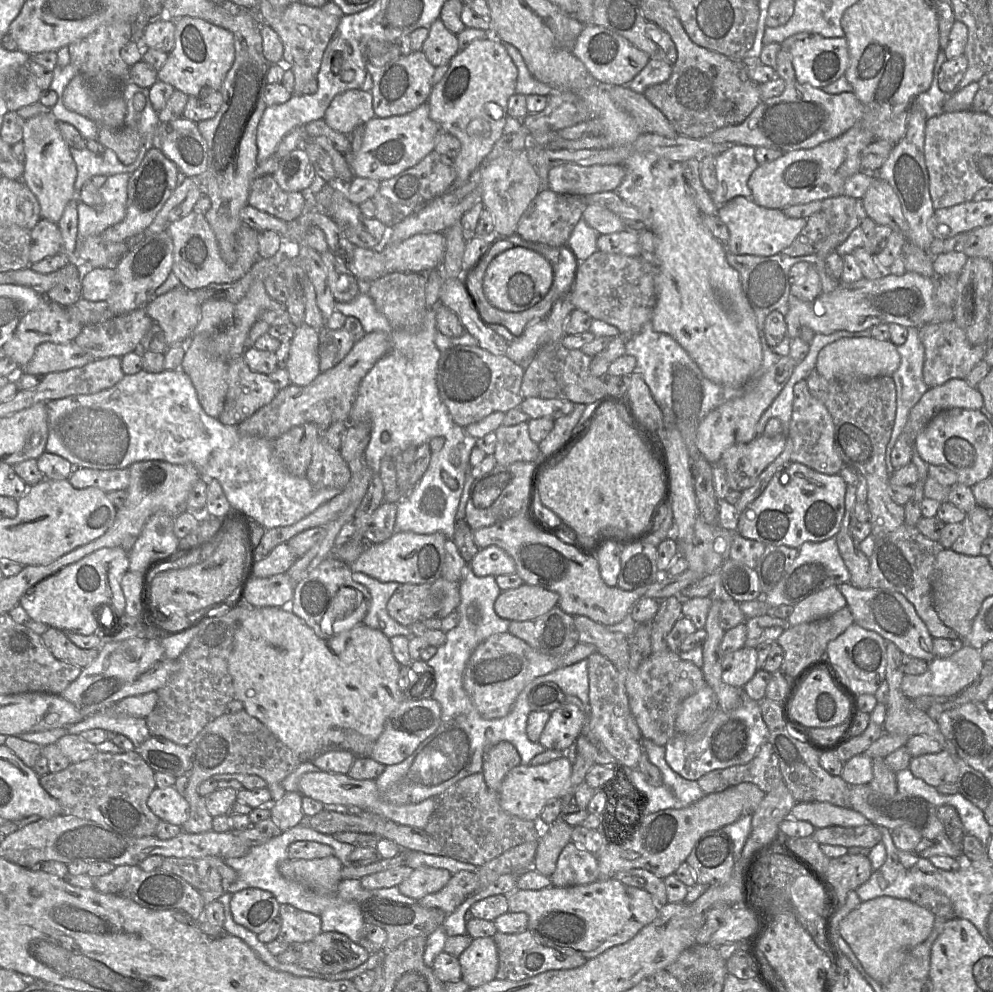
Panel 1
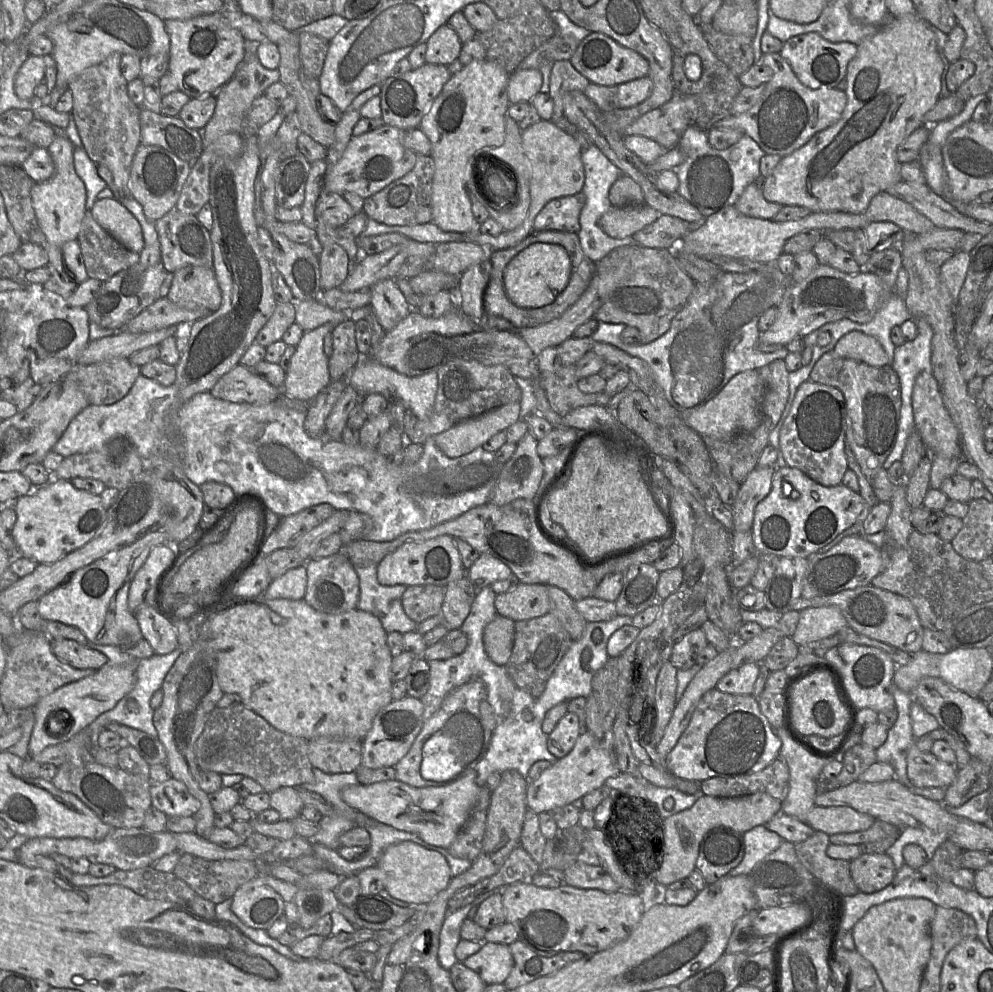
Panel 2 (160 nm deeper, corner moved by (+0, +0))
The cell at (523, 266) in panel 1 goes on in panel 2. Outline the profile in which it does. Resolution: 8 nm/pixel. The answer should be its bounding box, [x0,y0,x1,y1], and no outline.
[504,243,571,308]

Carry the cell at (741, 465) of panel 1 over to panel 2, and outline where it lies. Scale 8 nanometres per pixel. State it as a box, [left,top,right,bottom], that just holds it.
[731,467,776,531]

